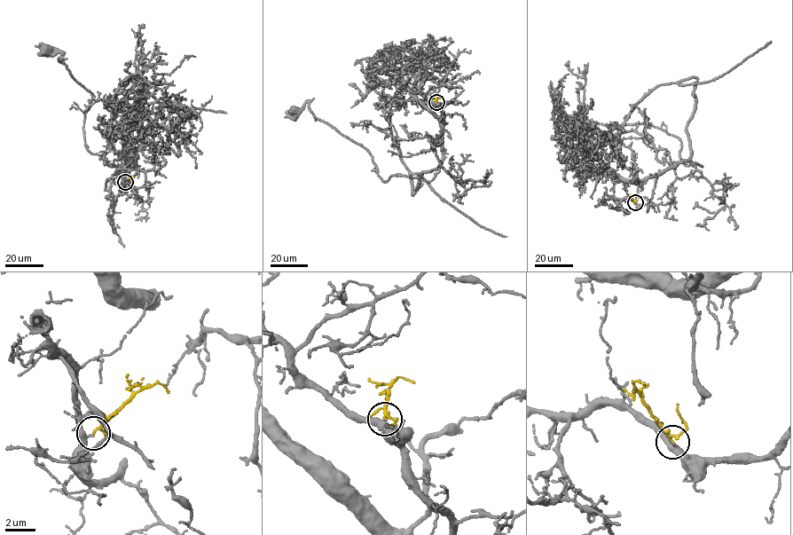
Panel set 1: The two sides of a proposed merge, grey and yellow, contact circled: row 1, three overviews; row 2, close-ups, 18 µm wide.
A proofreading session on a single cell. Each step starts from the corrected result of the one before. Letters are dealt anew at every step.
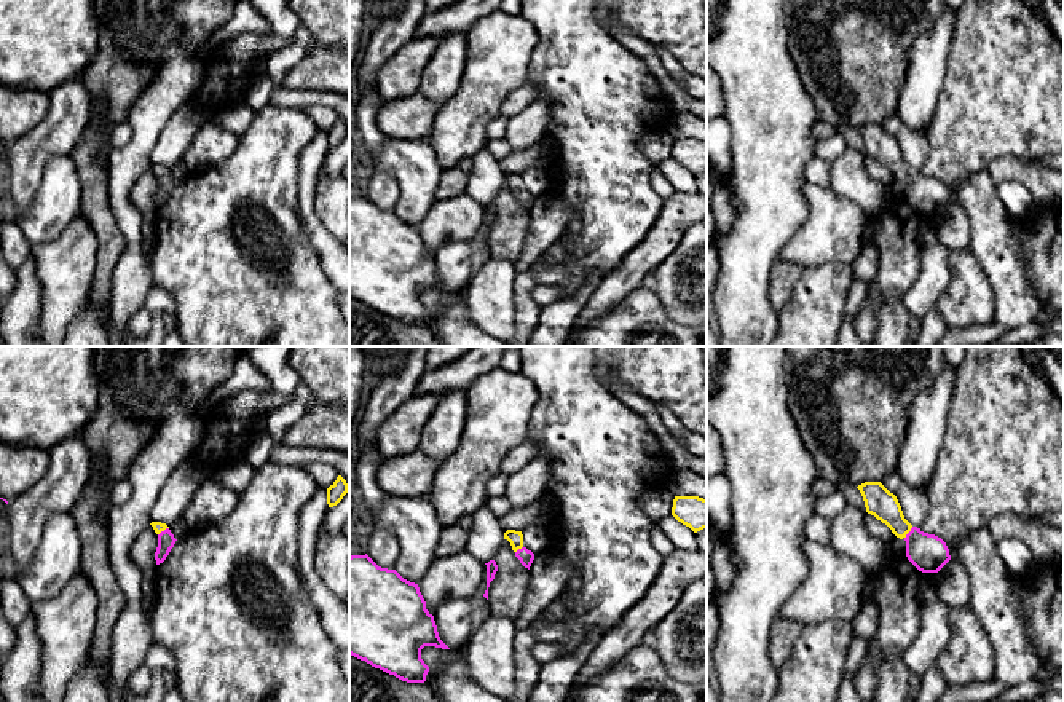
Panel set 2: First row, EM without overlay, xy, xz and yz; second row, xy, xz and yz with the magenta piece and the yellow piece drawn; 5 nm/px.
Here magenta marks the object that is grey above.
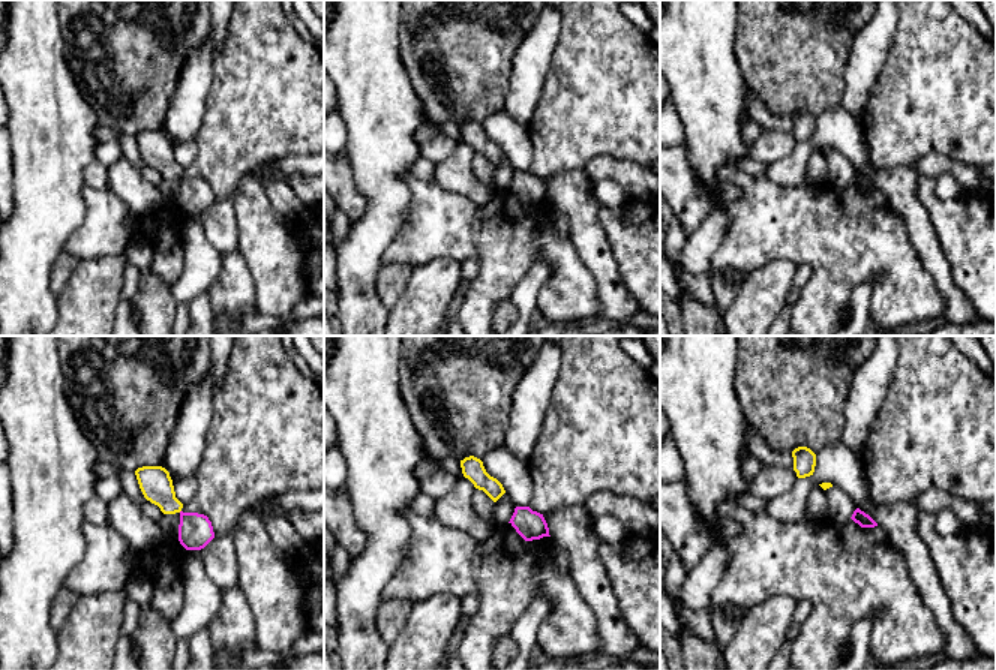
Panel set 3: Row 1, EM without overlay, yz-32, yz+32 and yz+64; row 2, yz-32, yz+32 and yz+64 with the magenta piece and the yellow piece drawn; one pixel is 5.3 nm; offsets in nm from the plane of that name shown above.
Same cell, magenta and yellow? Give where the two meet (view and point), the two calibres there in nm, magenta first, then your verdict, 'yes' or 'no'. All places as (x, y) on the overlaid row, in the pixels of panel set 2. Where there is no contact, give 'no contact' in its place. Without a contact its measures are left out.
meets magenta in yz at (908, 533); 190 nm thick on the magenta side, 150 nm on the other; yes

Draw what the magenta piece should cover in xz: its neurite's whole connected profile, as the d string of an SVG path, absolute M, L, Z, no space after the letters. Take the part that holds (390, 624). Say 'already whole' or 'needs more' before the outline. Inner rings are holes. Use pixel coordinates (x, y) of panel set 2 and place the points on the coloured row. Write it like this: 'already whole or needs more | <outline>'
already whole | M367 554L349 557L349 654L365 661L407 683L424 683L429 667L421 659L424 646L450 649L439 637L434 616L426 609L426 601L418 584L404 579L396 570L378 566Z

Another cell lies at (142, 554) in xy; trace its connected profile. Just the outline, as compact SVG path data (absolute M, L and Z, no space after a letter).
M148 525L134 541L131 549L131 560L140 570L144 578L153 578L158 568L155 560L156 547L158 534L155 533L153 526Z

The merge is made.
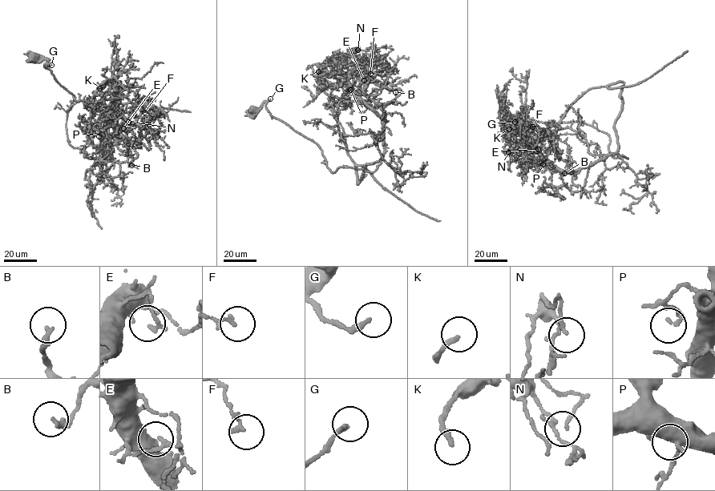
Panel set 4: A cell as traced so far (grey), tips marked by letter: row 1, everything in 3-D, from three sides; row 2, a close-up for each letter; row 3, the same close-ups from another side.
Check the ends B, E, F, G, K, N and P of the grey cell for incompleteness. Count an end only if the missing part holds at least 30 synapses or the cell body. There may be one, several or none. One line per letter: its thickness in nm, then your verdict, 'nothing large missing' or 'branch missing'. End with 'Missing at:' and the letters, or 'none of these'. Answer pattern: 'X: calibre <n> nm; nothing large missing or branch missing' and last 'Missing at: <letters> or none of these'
B: calibre 200 nm; nothing large missing
E: calibre 160 nm; nothing large missing
F: calibre 170 nm; nothing large missing
G: calibre 200 nm; nothing large missing
K: calibre 190 nm; branch missing
N: calibre 130 nm; nothing large missing
P: calibre 150 nm; nothing large missing
Missing at: K

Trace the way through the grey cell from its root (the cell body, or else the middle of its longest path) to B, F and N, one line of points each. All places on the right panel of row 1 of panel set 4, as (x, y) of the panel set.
B: (518, 119), (591, 126), (609, 136), (611, 154), (628, 158), (609, 153), (578, 173), (571, 168), (564, 173)
F: (518, 119), (591, 126), (609, 136), (611, 154), (628, 158), (609, 153), (567, 172), (540, 156), (532, 126)
N: (518, 119), (591, 126), (609, 136), (611, 154), (628, 158), (609, 153), (567, 172), (514, 160), (508, 152)

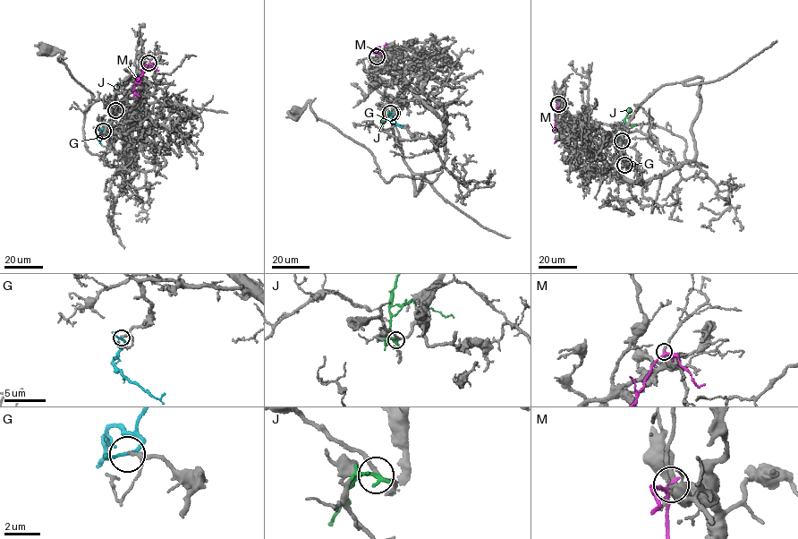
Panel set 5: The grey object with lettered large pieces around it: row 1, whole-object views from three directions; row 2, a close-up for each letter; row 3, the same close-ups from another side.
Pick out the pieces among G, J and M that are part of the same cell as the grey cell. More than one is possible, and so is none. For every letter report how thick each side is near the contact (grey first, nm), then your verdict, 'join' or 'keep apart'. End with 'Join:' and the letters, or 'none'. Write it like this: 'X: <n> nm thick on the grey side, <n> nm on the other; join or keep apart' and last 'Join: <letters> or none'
G: 140 nm thick on the grey side, 150 nm on the other; join
J: 180 nm thick on the grey side, 200 nm on the other; keep apart
M: 280 nm thick on the grey side, 200 nm on the other; keep apart
Join: G

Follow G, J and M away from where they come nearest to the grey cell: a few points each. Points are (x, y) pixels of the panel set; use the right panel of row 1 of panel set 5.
G: (624, 165), (629, 161), (641, 173)
J: (621, 141), (624, 119), (630, 107)
M: (558, 104), (555, 126), (563, 137), (554, 143)

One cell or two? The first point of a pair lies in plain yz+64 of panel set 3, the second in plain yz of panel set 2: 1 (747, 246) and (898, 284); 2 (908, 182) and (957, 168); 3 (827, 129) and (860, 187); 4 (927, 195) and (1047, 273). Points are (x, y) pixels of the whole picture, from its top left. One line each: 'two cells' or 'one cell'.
1: one cell
2: two cells
3: one cell
4: one cell

